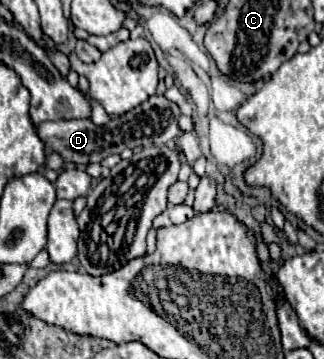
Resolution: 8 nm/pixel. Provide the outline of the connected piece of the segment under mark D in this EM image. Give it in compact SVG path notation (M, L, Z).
M152 96L138 108L144 118L136 118L136 110L130 110L118 118L112 118L106 126L96 126L92 120L54 120L40 122L36 132L44 142L46 154L60 154L66 164L86 166L90 162L102 162L110 154L120 154L124 148L136 146L164 146L180 134L178 116L180 108L174 102L168 102L164 96Z

